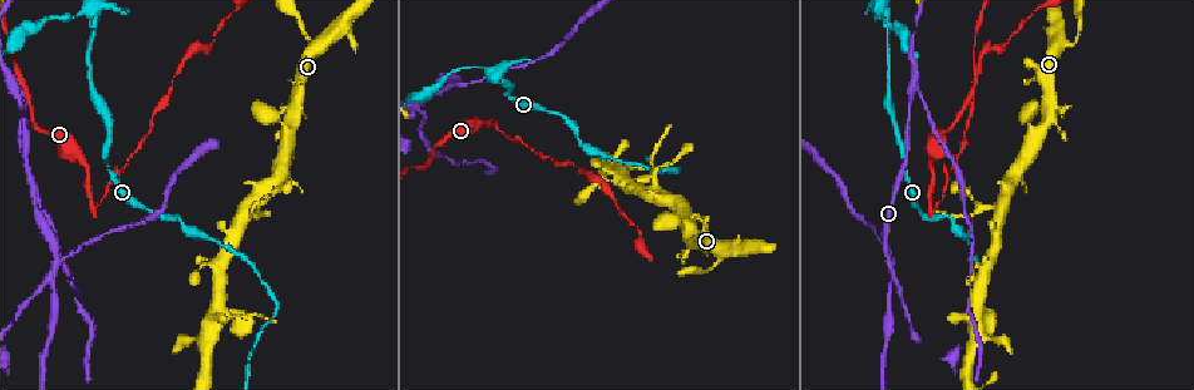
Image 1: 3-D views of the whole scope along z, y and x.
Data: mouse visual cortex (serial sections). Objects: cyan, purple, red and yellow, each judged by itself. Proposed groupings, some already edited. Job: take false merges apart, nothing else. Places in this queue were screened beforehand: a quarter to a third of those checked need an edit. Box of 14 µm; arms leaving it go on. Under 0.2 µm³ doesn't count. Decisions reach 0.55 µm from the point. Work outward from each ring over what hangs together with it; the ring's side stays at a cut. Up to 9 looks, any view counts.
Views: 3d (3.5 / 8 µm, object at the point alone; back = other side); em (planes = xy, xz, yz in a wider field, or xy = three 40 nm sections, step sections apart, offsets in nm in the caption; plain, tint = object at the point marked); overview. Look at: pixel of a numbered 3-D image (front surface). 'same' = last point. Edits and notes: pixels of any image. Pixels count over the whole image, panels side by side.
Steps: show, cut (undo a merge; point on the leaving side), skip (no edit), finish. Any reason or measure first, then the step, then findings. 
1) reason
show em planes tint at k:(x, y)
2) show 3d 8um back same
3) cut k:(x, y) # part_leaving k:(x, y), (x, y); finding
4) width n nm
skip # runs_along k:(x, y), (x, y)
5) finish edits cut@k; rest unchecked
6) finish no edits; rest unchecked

three arms meet
show 3d 3.5um at 1:(721, 257)

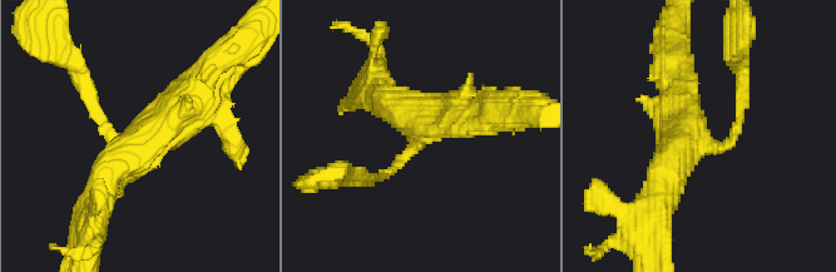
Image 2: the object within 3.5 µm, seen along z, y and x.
arms 3; arm_widths 150, 450, 450 nm
show em planes plain at 2:(410, 148)

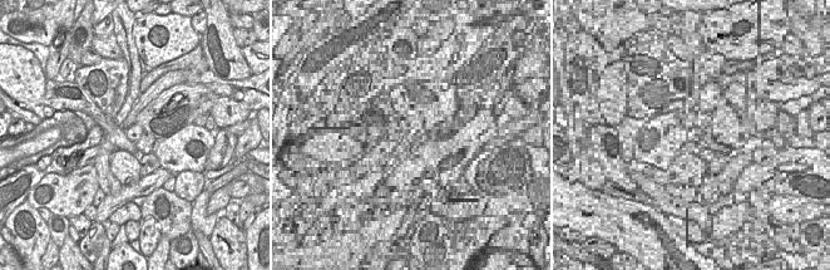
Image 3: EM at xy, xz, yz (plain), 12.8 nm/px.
where the object lies
show em planes tint same

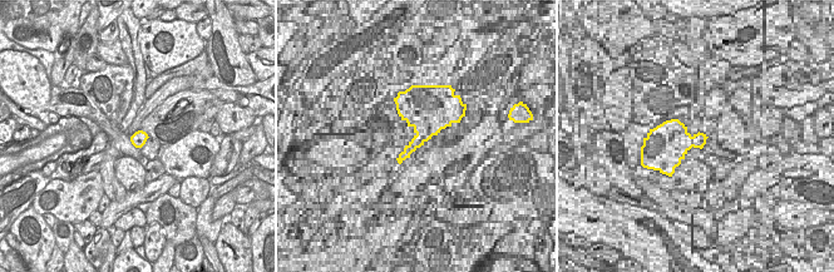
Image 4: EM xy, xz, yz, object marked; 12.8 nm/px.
skip # runs_along 2:(657, 202), (683, 148), (735, 133), (741, 94); continuous, no second cell

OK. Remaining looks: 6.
side arm on a straight run
show 3d 3.5um at 1:(98, 18)

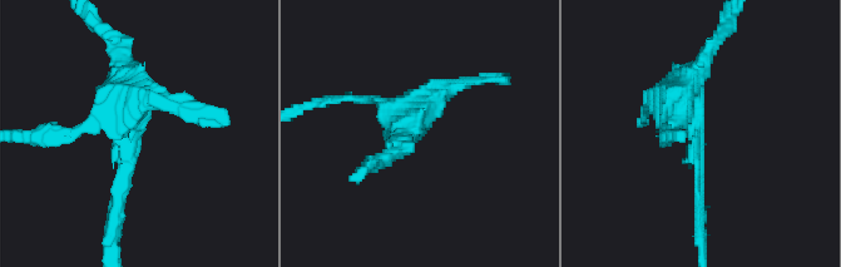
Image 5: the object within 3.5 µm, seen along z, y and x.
now the EM
show em planes tint at 5:(130, 142)

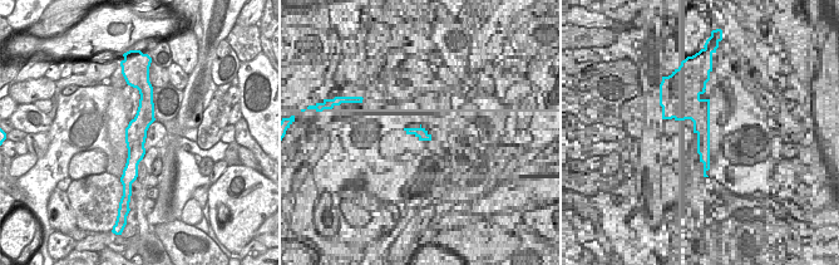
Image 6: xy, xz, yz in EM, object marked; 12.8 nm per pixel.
show em xy step 2 tint same

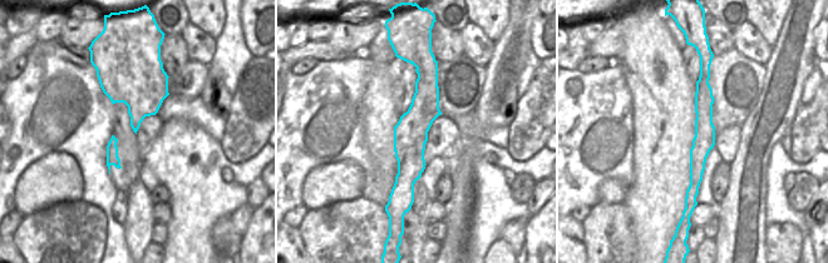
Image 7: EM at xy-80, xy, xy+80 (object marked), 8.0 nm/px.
cut 5:(102, 110) # border 7:(418, 58), (415, 67); two cells meet here

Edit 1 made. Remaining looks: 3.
sharp bend
show 3d 3.5um at 1:(14, 90)

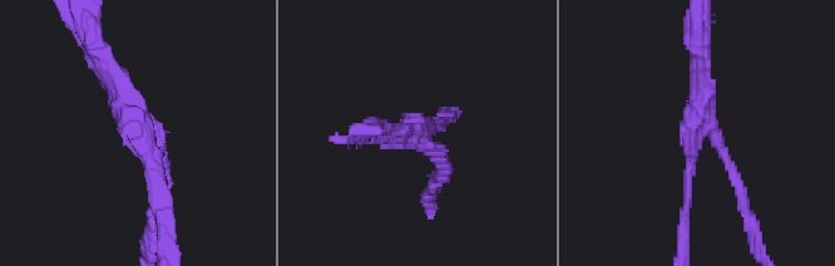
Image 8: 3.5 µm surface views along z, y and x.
arms 3; arm_widths 150, 150, 250 nm; need the tissue
show em xy step 5 tint at 8:(698, 133)

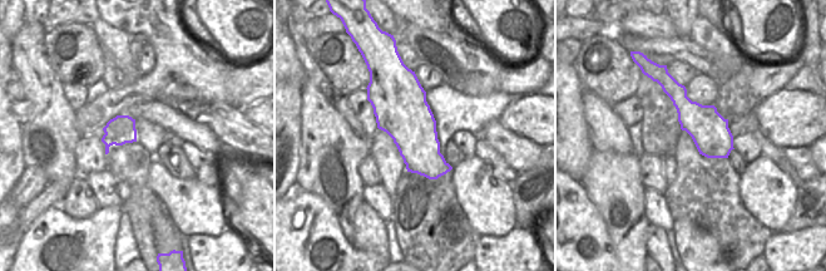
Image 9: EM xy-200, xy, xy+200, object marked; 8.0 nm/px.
width 420 nm
cut 8:(731, 168) # part_leaving 8:(707, 127), (736, 177), (755, 235); a second cell is stuck on

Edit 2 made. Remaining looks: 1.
finish edits cut@5, cut@8; rest unchecked

